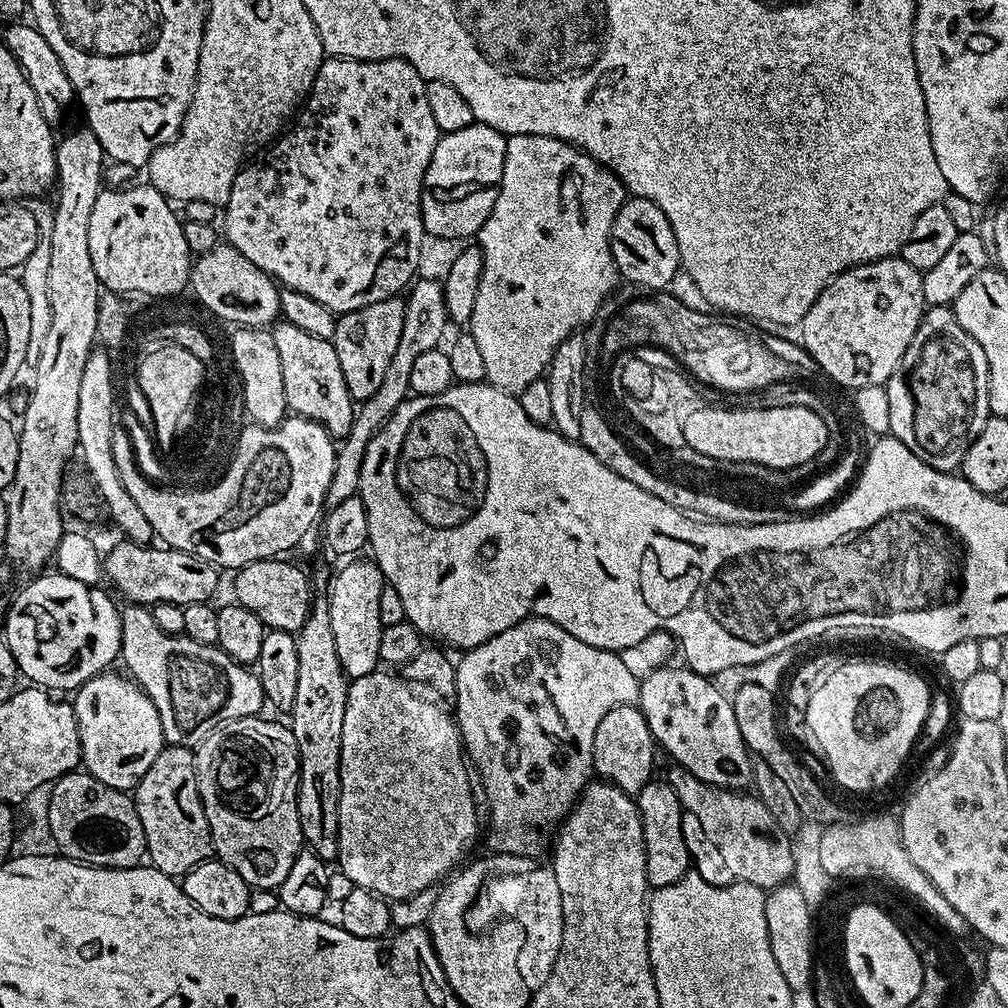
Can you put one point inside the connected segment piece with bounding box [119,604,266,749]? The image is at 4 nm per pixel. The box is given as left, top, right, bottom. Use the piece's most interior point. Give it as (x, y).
(195, 687)

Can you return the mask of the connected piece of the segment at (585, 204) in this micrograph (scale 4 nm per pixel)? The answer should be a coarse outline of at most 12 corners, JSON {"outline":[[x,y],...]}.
{"outline":[[509,136],[470,331],[518,394],[618,281],[624,183]]}

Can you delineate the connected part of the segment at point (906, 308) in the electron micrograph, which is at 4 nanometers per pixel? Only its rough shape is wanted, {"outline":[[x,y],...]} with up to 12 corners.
{"outline":[[901,258],[838,273],[798,325],[847,390],[887,385],[924,317]]}

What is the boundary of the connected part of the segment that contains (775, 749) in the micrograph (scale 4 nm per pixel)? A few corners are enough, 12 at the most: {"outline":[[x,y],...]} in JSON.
{"outline":[[731,693],[745,744],[769,764],[805,821],[835,826],[844,812],[784,745],[776,696]]}

